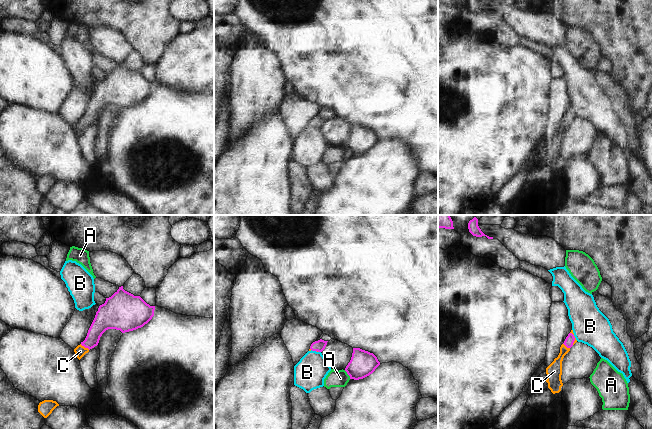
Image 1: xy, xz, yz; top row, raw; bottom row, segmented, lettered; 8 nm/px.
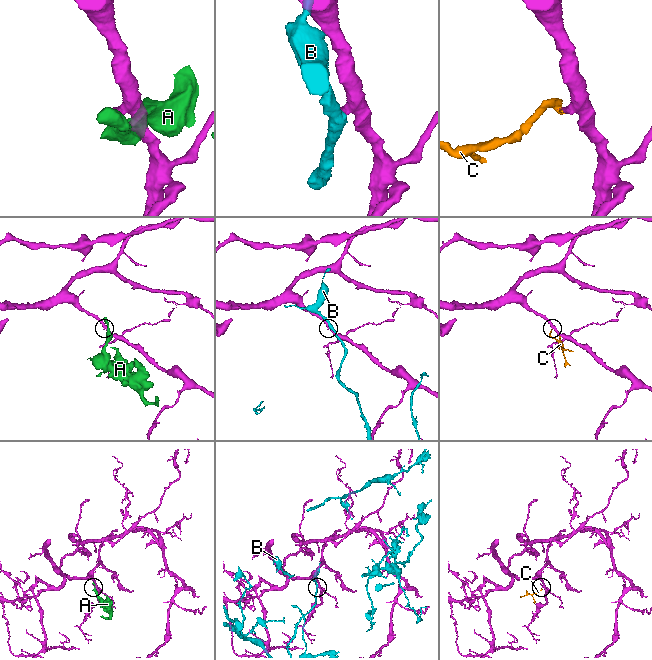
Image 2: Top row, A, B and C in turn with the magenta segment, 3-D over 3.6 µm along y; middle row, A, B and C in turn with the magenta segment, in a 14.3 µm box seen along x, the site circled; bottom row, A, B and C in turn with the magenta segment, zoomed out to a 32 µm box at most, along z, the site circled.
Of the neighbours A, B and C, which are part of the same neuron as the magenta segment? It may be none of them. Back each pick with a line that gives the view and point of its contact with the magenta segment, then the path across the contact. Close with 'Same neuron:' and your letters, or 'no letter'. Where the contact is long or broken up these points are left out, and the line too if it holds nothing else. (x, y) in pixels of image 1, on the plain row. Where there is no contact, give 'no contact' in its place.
C: xy (85, 123) | across xy (102, 97), (85, 123), (80, 127)
Same neuron: C

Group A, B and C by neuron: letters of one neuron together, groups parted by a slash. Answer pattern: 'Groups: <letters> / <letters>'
Groups: A / B / C.

